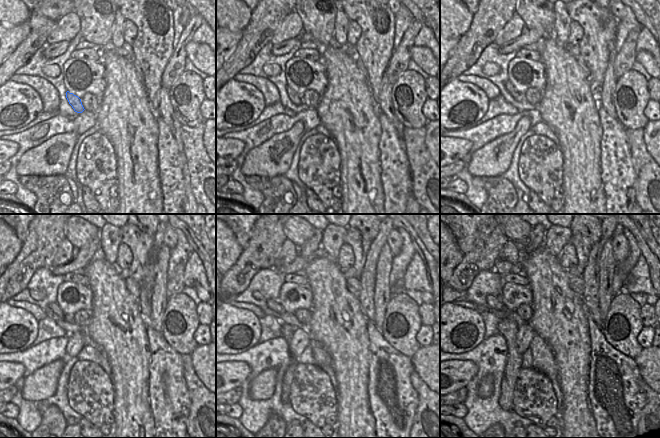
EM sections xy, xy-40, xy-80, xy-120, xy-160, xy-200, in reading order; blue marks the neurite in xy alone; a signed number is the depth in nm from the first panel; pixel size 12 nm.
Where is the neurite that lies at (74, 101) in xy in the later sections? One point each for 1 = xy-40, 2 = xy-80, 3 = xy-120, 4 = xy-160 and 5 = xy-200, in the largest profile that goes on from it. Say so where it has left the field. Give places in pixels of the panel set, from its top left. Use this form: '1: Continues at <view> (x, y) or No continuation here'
1: Continues at xy-40 (294, 96)
2: Continues at xy-80 (518, 96)
3: Continues at xy-120 (54, 307)
4: Continues at xy-160 (272, 304)
5: Continues at xy-200 (493, 302)

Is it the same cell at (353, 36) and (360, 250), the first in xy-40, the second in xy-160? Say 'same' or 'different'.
different

